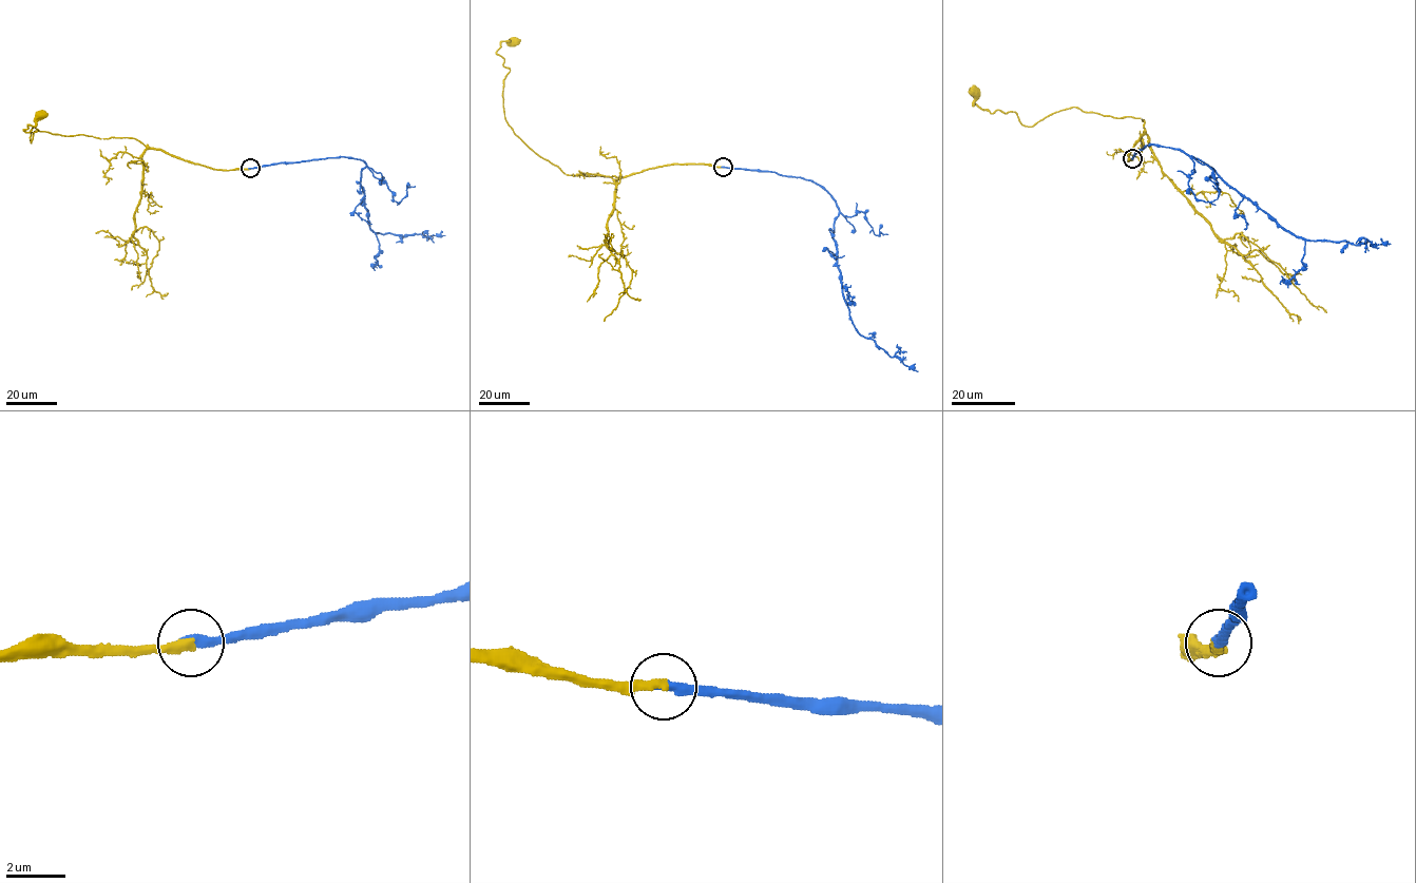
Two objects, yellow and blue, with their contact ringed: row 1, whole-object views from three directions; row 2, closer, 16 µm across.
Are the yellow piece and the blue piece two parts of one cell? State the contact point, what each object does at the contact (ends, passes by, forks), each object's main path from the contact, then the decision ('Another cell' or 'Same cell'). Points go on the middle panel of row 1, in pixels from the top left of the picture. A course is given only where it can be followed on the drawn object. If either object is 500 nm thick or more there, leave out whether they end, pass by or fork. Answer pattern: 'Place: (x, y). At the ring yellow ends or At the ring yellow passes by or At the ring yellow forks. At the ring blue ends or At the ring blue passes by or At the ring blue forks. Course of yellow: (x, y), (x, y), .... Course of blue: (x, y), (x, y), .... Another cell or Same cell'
Place: (723, 167). At the ring yellow ends. At the ring blue ends. Course of yellow: (723, 167), (567, 175), (505, 119), (510, 71), (497, 51), (513, 40). Course of blue: (723, 167), (802, 177), (830, 195), (839, 209), (834, 240), (849, 319), (861, 336), (917, 371). Same cell

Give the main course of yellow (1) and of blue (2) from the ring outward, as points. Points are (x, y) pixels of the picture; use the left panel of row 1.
1: (250, 169), (215, 170), (134, 138), (61, 136), (35, 127), (31, 142), (37, 131), (24, 130), (40, 115)
2: (250, 169), (329, 157), (358, 159), (366, 164), (361, 171), (361, 186), (371, 230), (405, 236), (444, 235)

